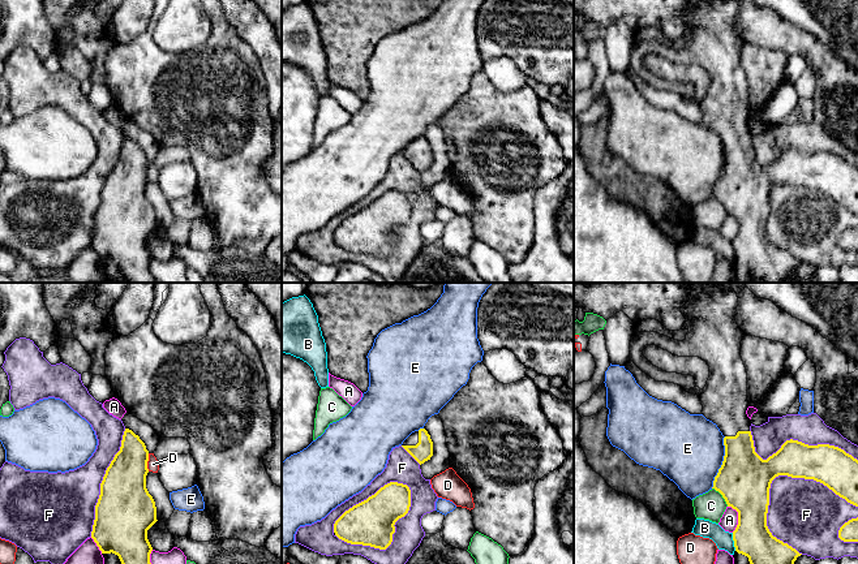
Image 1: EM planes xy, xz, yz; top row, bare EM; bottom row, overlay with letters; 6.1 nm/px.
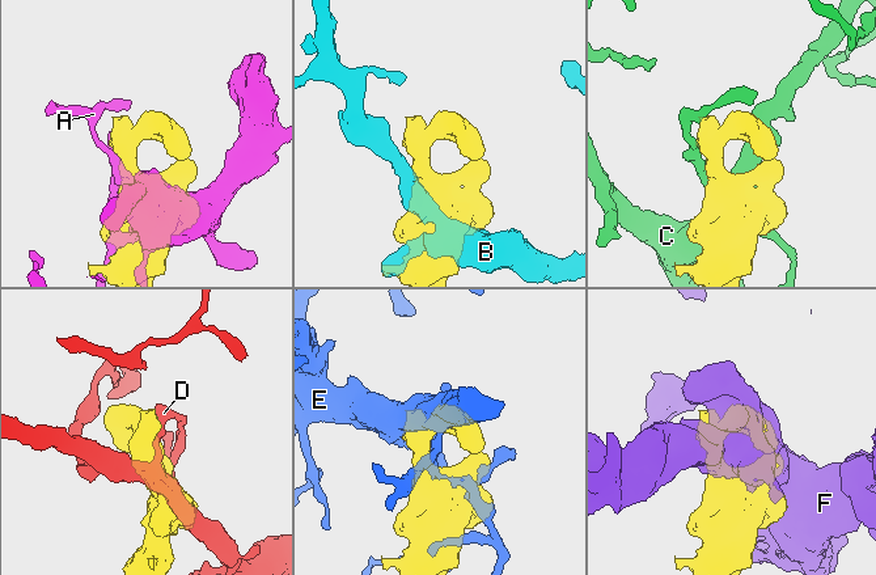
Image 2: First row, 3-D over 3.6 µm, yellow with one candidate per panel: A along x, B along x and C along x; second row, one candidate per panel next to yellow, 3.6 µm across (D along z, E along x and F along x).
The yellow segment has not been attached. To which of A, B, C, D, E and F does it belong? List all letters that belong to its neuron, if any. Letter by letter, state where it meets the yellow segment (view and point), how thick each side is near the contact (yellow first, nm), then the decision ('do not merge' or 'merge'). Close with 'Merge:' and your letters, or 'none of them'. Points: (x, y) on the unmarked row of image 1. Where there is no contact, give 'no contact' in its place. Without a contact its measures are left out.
A: yz (738, 225) | 320/110 nm | do not merge
B: yz (734, 250) | 240/110 nm | do not merge
C: yz (723, 205) | 320/180 nm | do not merge
D: xy (146, 171) | 300/80 nm | do not merge
E: yz (723, 171) | 320/440 nm | do not merge
F: xz (368, 206) | 280/150 nm | do not merge
Merge: none of them

